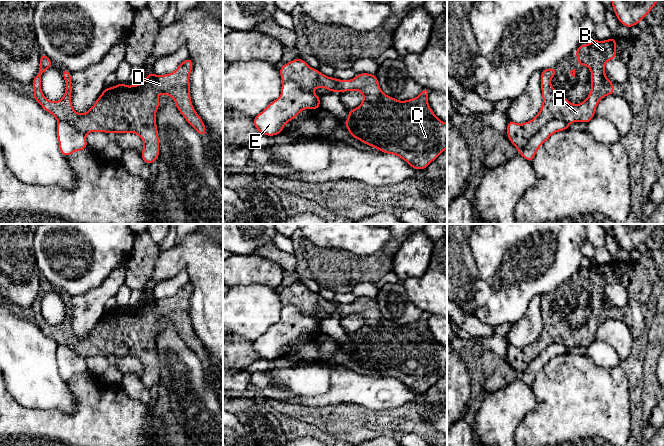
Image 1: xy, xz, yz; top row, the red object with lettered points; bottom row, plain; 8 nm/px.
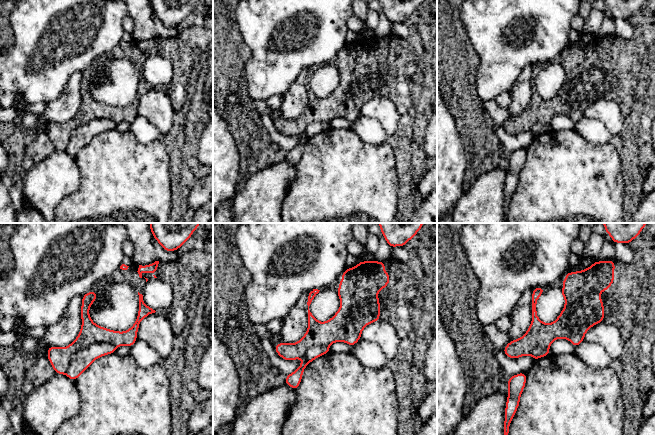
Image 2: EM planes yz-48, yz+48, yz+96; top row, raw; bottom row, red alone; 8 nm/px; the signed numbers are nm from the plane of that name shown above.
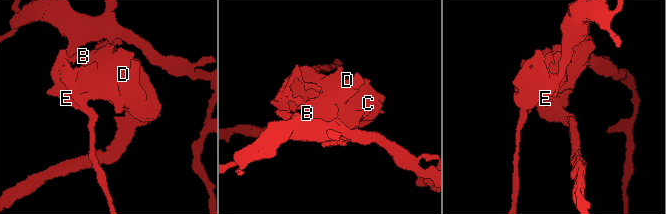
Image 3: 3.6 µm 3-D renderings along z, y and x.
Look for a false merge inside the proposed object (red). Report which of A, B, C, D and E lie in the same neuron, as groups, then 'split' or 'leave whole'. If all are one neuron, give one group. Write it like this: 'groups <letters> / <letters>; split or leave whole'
groups A B C D / E; split

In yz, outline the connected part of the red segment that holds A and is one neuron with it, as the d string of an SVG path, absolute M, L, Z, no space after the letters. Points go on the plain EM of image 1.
M616 261L604 265L593 263L587 269L580 268L576 273L576 283L579 290L590 292L592 304L587 323L578 329L570 327L550 307L557 297L555 291L541 295L543 326L540 335L532 344L523 348L512 344L507 347L508 364L518 376L542 350L552 344L588 348L595 340L600 324L607 319L614 319L614 307L607 302L604 291L607 285L616 283Z

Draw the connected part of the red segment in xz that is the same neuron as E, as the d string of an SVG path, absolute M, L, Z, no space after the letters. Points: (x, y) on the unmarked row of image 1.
M293 305L283 306L281 319L253 343L253 349L263 359L282 357L287 346L297 341L303 333L320 332L320 320L304 314Z

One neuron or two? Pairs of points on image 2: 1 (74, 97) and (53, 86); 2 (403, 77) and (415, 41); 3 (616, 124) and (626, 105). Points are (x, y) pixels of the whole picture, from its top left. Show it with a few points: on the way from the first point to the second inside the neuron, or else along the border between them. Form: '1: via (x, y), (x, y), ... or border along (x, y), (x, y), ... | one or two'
1: border along (75, 71), (65, 89), (56, 98), (47, 102) | two
2: via (403, 68), (403, 55), (408, 50) | one
3: border along (604, 97), (613, 99), (624, 115) | two

